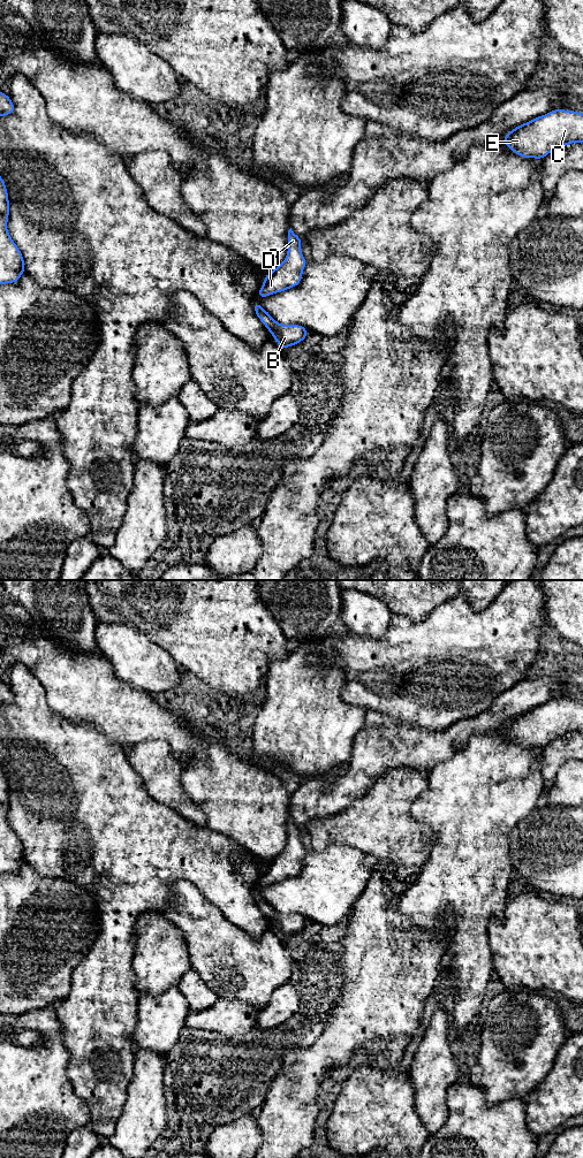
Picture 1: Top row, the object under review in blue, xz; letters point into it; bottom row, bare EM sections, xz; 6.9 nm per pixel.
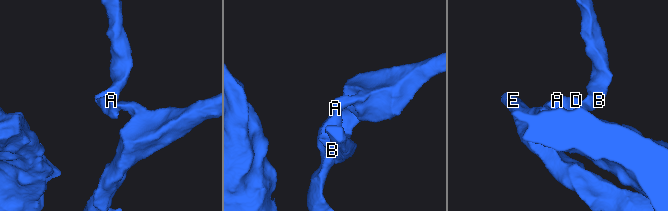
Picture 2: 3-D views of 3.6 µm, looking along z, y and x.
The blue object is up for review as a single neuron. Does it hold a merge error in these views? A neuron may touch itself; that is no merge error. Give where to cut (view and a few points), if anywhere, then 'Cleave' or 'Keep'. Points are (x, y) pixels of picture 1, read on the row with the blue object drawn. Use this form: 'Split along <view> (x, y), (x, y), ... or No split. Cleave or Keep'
No split. Keep

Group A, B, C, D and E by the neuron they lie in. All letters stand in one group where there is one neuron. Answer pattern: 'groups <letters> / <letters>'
groups A B C D E

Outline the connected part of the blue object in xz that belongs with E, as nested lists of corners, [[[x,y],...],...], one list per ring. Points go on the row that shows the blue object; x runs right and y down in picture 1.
[[[552,109],[507,132],[502,143],[522,158],[544,159],[570,143],[583,143],[583,114]]]

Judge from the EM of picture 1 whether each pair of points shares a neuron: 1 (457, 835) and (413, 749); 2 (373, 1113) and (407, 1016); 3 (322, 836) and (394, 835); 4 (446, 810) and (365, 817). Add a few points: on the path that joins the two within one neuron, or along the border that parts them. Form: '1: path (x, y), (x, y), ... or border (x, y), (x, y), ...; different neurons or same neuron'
1: border (451, 757), (436, 763), (426, 772); different neurons
2: border (387, 1066), (394, 1068); different neurons
3: path (339, 829), (376, 829); same neuron
4: border (423, 790), (410, 807), (422, 824), (423, 838); different neurons

